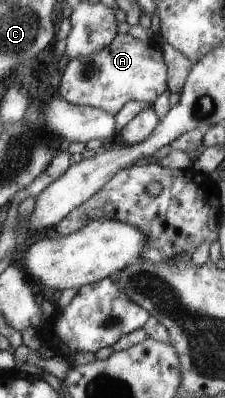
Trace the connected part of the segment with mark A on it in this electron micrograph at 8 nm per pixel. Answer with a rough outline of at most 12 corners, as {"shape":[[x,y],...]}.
{"shape":[[116,33],[55,95],[113,115],[166,89],[161,50]]}

